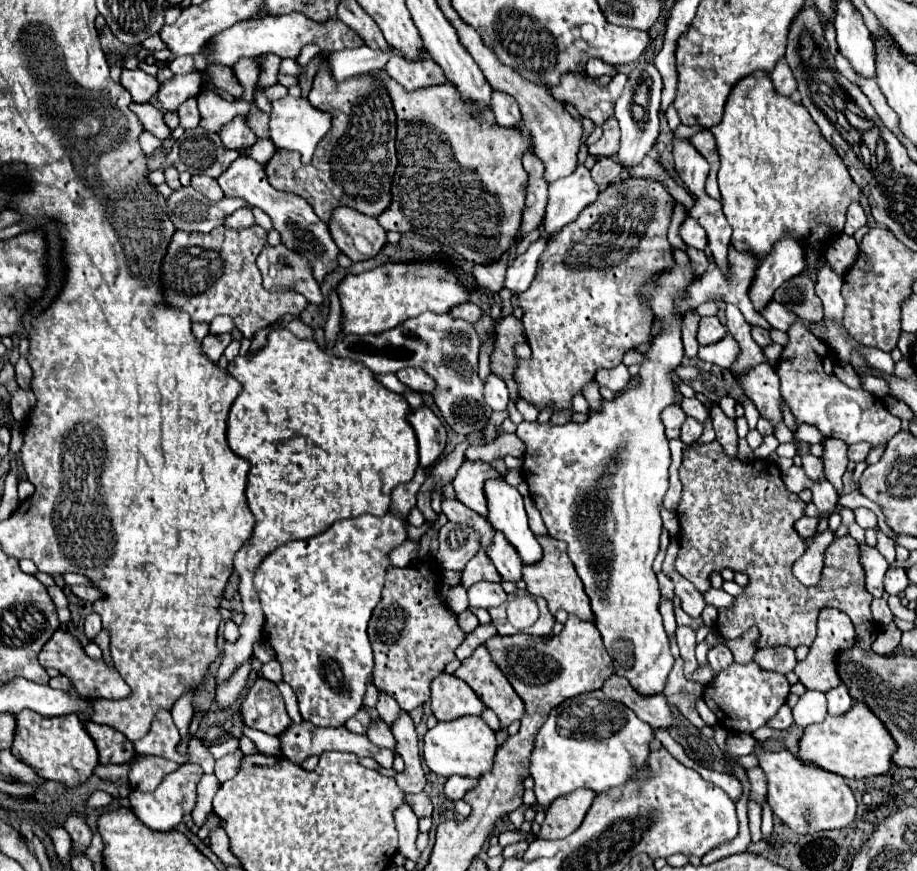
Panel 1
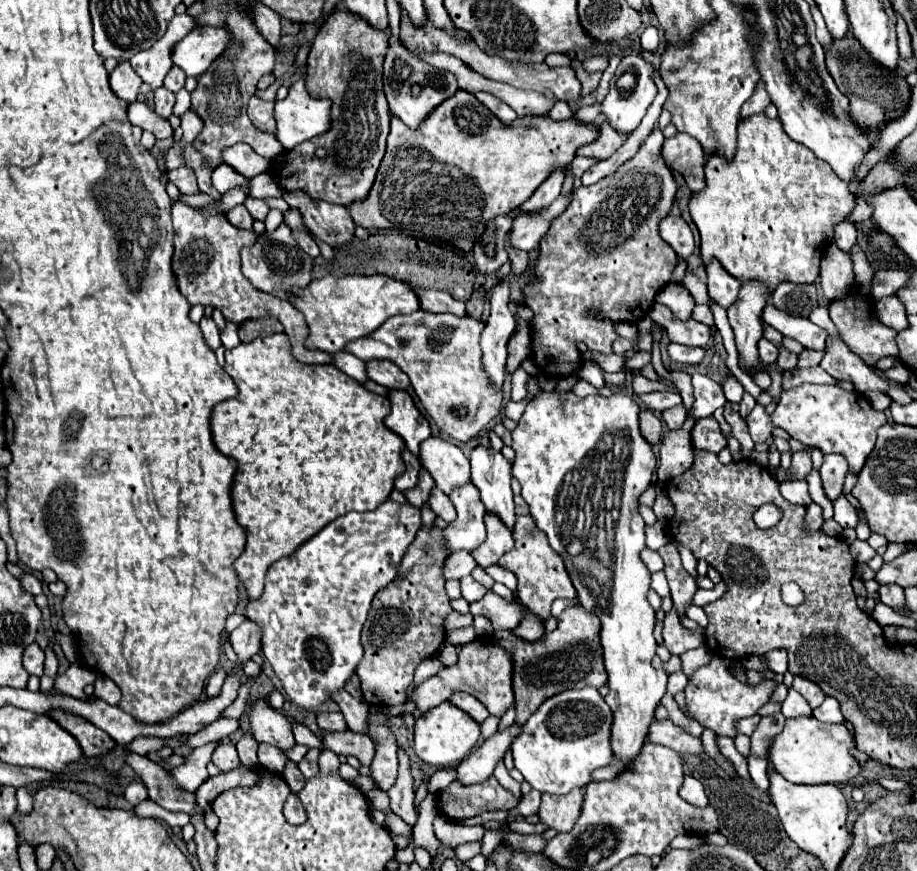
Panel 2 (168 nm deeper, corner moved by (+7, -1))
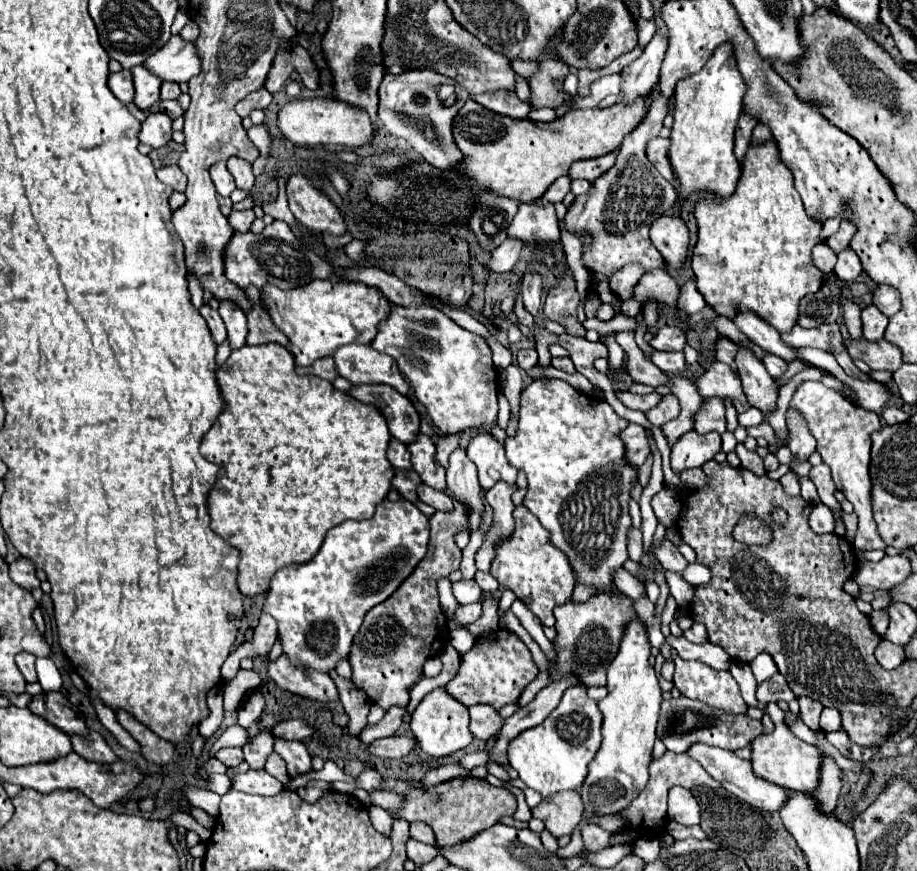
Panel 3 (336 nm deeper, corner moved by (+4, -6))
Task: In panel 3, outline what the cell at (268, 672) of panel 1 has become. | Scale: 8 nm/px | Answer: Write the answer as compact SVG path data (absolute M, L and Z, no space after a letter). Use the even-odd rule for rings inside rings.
M263 730L263 732L257 734L253 740L249 740L249 744L243 746L245 760L247 760L247 764L249 764L251 768L257 768L257 770L263 768L267 756L271 754L271 744L273 744L271 738L273 738L271 732L269 732L269 730Z

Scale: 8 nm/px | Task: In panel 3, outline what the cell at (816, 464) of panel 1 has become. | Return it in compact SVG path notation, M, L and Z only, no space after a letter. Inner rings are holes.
M761 422L759 426L747 428L747 434L753 438L765 438L769 444L777 444L779 441L775 436L775 430L767 422Z

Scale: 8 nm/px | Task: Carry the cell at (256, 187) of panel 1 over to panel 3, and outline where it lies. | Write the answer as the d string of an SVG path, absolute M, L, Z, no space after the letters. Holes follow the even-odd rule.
M217 162L211 168L211 180L213 180L213 184L221 196L229 196L235 190L235 180L233 180L231 172L227 172L225 162Z

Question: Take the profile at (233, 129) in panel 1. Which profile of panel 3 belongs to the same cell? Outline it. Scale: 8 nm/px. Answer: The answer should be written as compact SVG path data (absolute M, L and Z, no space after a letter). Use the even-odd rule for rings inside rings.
M231 156L227 160L227 168L233 174L233 178L237 182L237 188L251 188L253 186L255 174L253 174L253 168L247 160L241 160L239 156Z

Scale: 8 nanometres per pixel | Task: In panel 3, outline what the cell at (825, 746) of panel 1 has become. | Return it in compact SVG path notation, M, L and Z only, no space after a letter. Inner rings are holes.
M770 702L765 708L765 713L775 722L775 730L771 734L757 736L751 742L751 762L753 762L753 772L777 786L783 786L787 790L795 792L815 792L819 786L819 772L821 772L821 754L815 746L799 740L783 722L783 711L776 703Z

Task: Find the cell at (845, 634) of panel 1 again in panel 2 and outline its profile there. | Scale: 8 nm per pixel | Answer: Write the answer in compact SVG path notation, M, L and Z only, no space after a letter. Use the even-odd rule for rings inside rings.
M794 677L794 683L792 683L792 689L796 689L806 701L808 701L808 705L810 707L818 707L818 705L822 705L822 701L824 701L824 695L822 695L822 691L816 687L816 685L812 685L812 683L808 683L808 679L800 679L800 677Z

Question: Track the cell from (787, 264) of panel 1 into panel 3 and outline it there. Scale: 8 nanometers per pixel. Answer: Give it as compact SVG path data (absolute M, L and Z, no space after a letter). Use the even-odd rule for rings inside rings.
M739 346L739 352L735 356L737 372L743 382L743 392L751 406L759 408L763 414L771 412L777 402L777 384L769 376L769 372L763 368L763 362L753 354L751 348Z

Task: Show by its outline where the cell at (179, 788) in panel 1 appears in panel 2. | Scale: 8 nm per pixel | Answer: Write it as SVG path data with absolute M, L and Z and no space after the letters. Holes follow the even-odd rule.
M208 743L208 745L202 745L198 749L194 749L188 757L188 761L180 767L176 767L170 775L176 779L176 783L180 787L184 787L186 791L194 793L206 779L208 779L208 771L206 771L206 765L210 763L210 757L212 757L212 751L216 749L218 743Z

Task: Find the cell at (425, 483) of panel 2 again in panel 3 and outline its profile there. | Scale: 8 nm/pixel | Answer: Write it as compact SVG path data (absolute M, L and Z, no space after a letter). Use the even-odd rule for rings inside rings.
M395 470L395 478L393 478L393 486L399 490L399 494L405 498L405 500L411 500L411 502L417 502L419 496L417 496L417 486L421 484L421 478L419 474L413 470Z

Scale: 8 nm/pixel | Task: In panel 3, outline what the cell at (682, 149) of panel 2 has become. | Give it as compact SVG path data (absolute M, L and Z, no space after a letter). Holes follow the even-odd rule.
M653 138L649 144L647 144L647 158L653 162L653 166L669 180L677 186L677 180L675 180L675 172L671 168L671 160L667 160L667 148L671 146L669 138Z

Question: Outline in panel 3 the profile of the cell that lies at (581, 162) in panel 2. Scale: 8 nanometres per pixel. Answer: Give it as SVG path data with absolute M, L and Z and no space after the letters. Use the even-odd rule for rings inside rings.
M563 176L563 178L557 178L549 190L539 198L539 202L561 202L563 196L571 190L571 176Z

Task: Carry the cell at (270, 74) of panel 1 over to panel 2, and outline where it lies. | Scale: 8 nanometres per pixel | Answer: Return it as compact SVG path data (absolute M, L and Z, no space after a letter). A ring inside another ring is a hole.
M252 97L248 103L248 117L252 125L264 133L274 135L276 133L276 123L274 123L274 103L272 101L262 101L258 97Z

